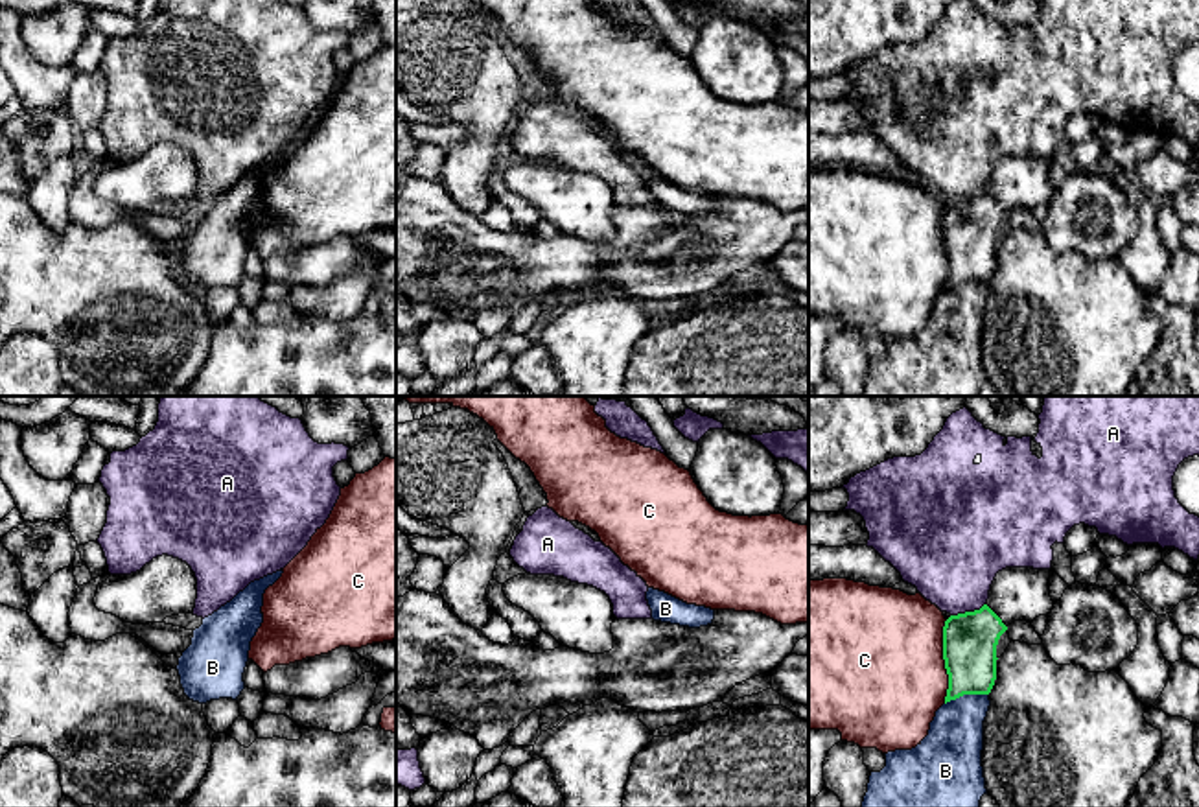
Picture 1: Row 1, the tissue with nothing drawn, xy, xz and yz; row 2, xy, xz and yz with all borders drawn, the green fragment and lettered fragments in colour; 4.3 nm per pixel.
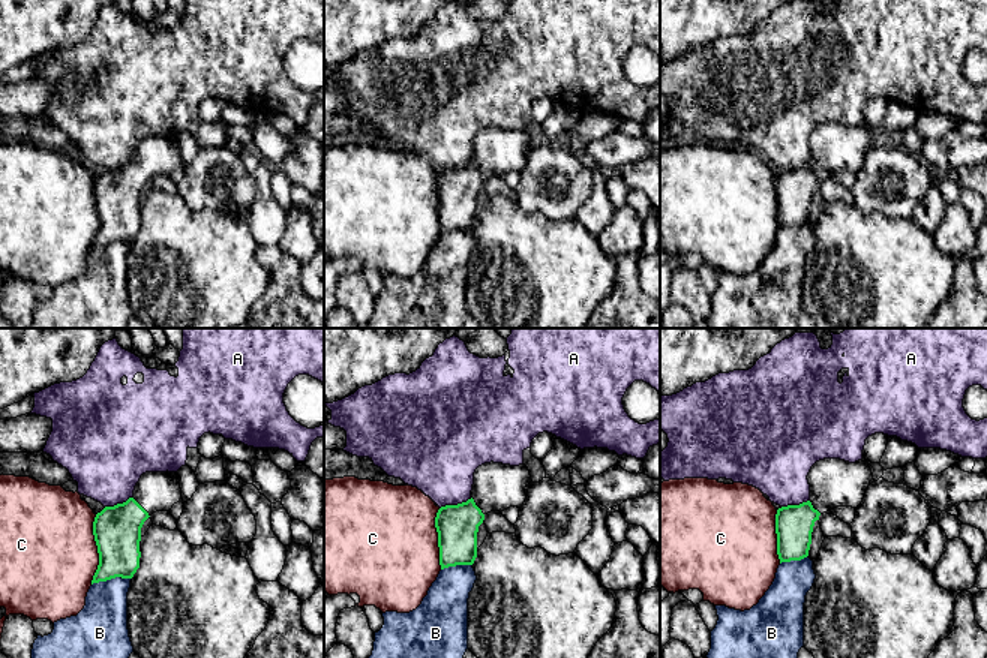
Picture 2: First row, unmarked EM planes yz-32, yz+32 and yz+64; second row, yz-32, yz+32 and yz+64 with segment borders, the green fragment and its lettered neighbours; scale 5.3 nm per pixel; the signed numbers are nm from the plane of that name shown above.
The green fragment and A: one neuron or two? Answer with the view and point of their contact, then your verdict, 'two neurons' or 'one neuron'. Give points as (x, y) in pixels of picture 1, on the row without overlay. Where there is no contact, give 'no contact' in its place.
yz (967, 199) | two neurons

